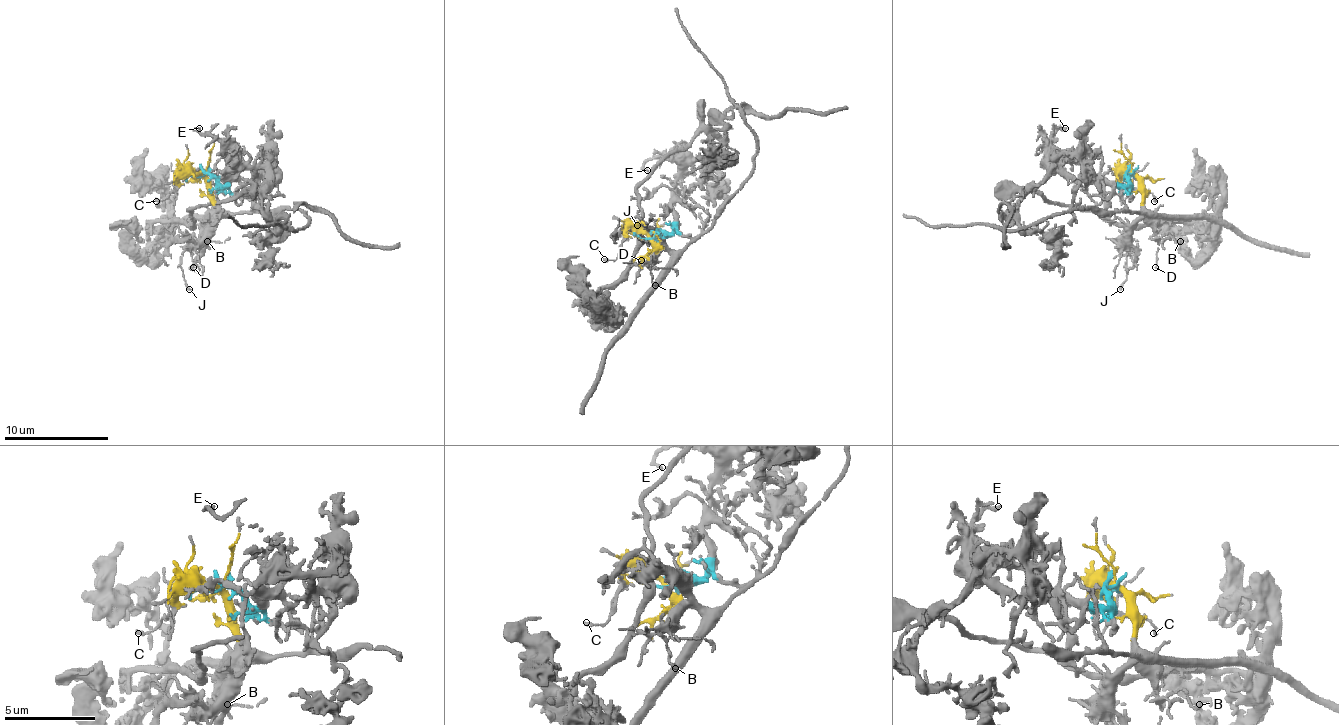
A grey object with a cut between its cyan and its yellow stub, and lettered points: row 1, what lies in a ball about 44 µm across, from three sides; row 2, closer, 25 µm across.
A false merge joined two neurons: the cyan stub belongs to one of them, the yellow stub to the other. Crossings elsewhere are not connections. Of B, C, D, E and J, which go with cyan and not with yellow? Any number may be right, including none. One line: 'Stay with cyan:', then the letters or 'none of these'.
Stay with cyan: E

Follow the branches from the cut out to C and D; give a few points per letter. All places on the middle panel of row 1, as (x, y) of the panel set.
C: (651, 238), (630, 228), (619, 246), (619, 254), (604, 259)
D: (651, 238), (659, 249), (640, 264), (640, 259)

